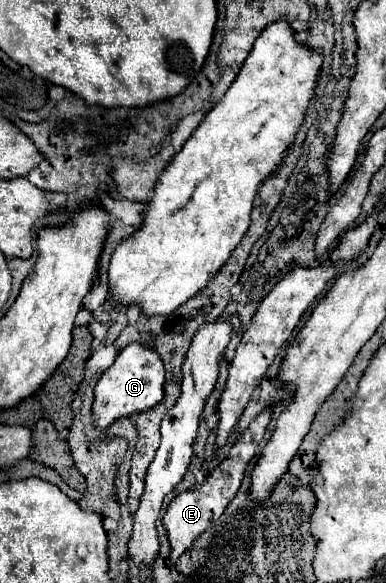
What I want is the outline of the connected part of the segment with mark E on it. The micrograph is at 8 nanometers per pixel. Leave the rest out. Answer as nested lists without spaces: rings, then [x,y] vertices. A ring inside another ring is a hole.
[[[271,409],[261,411],[251,421],[251,425],[245,431],[245,435],[231,447],[229,457],[217,465],[217,469],[205,479],[205,483],[203,485],[197,485],[193,491],[179,493],[177,499],[169,505],[169,509],[167,509],[165,517],[163,517],[163,525],[167,529],[167,539],[169,539],[169,545],[171,545],[171,557],[169,557],[171,563],[175,563],[185,551],[189,551],[193,547],[193,543],[197,541],[197,537],[203,535],[213,525],[213,521],[219,519],[225,513],[225,507],[233,501],[235,493],[241,487],[241,481],[243,481],[243,475],[245,475],[245,469],[247,469],[247,463],[253,459],[253,455],[257,453],[259,443],[265,437],[265,429],[267,429],[269,419],[271,419]]]

